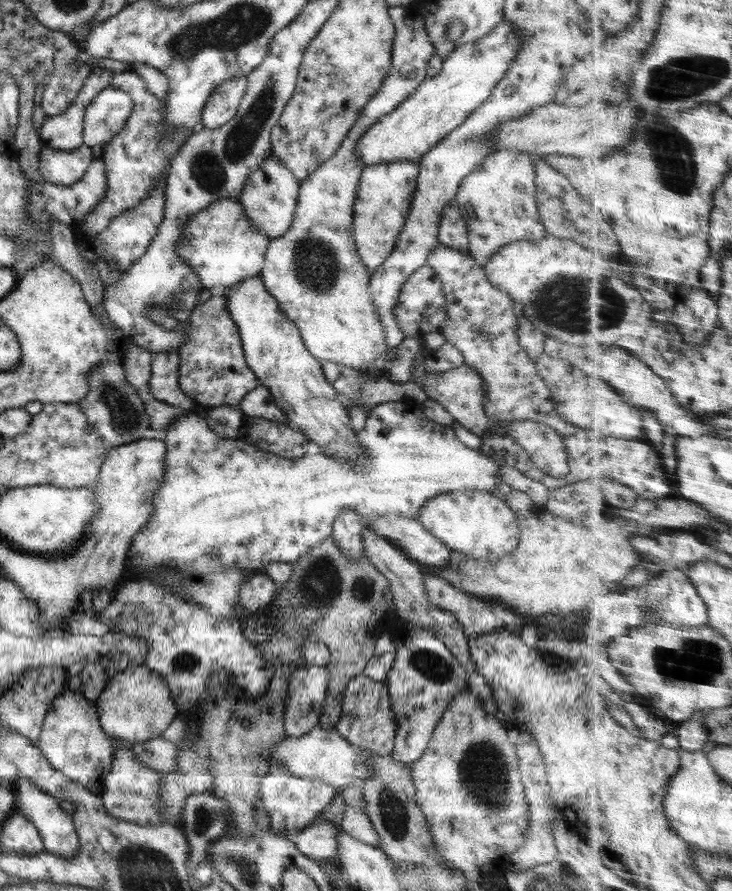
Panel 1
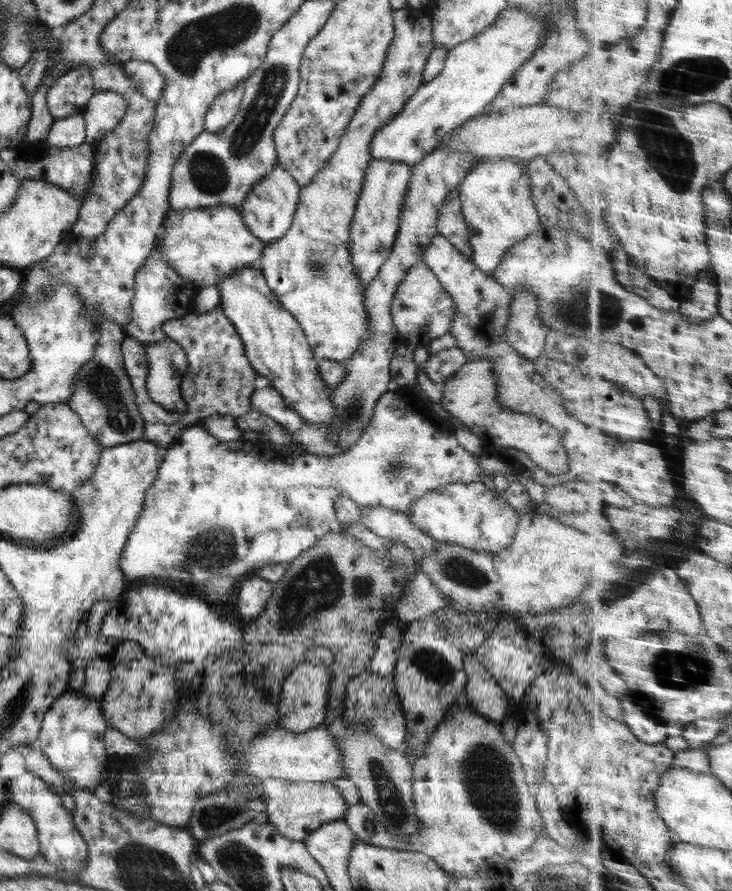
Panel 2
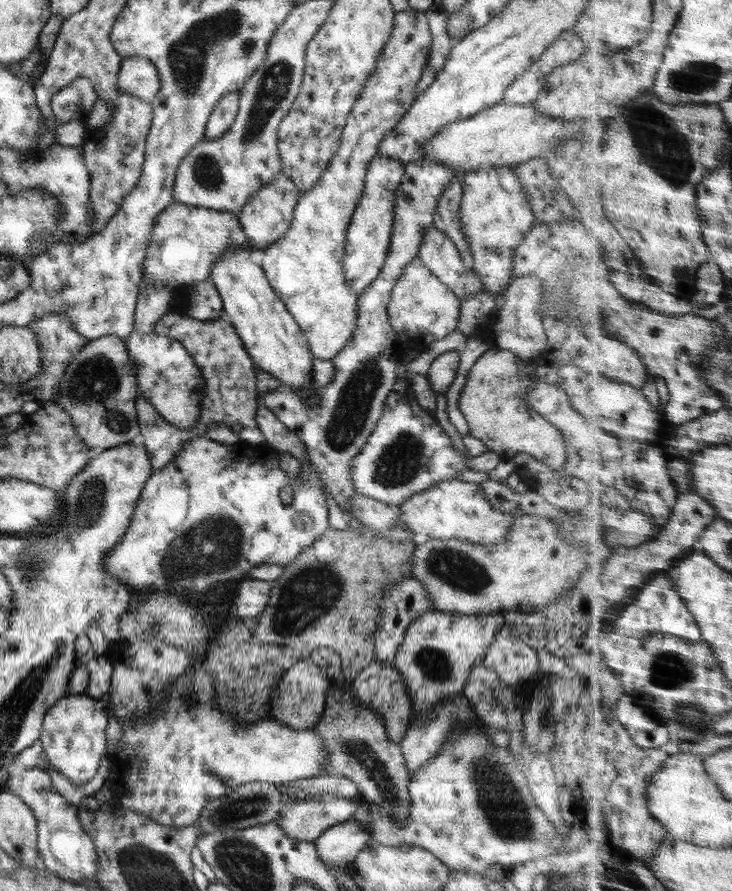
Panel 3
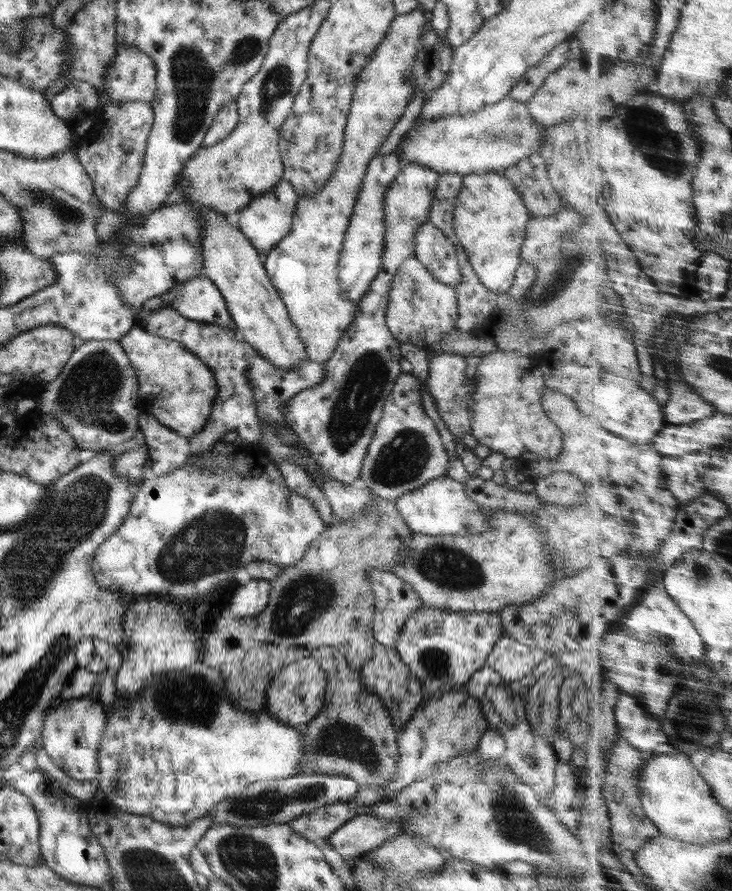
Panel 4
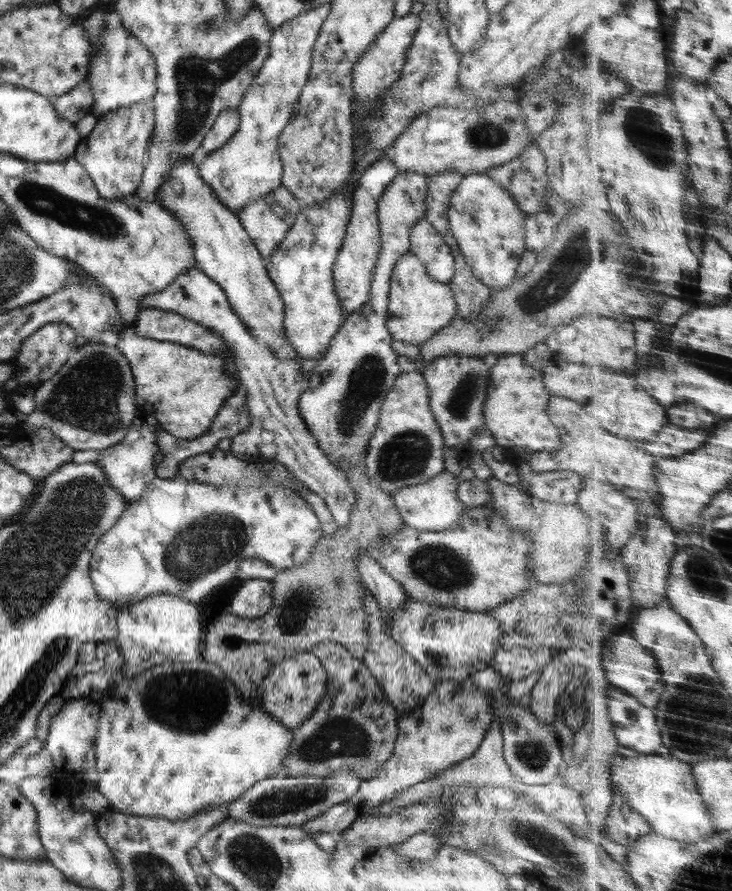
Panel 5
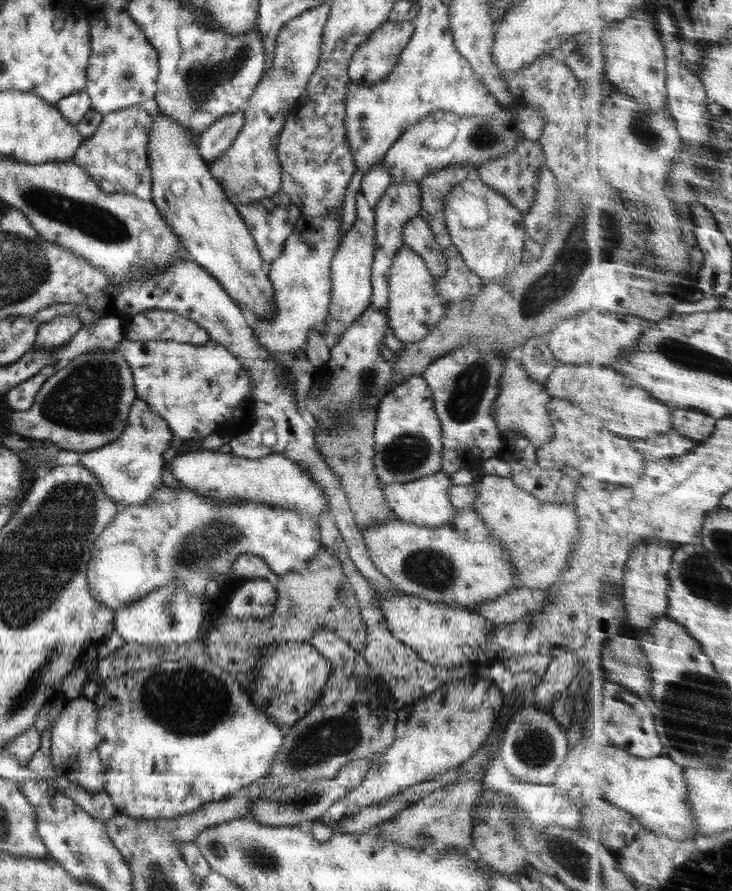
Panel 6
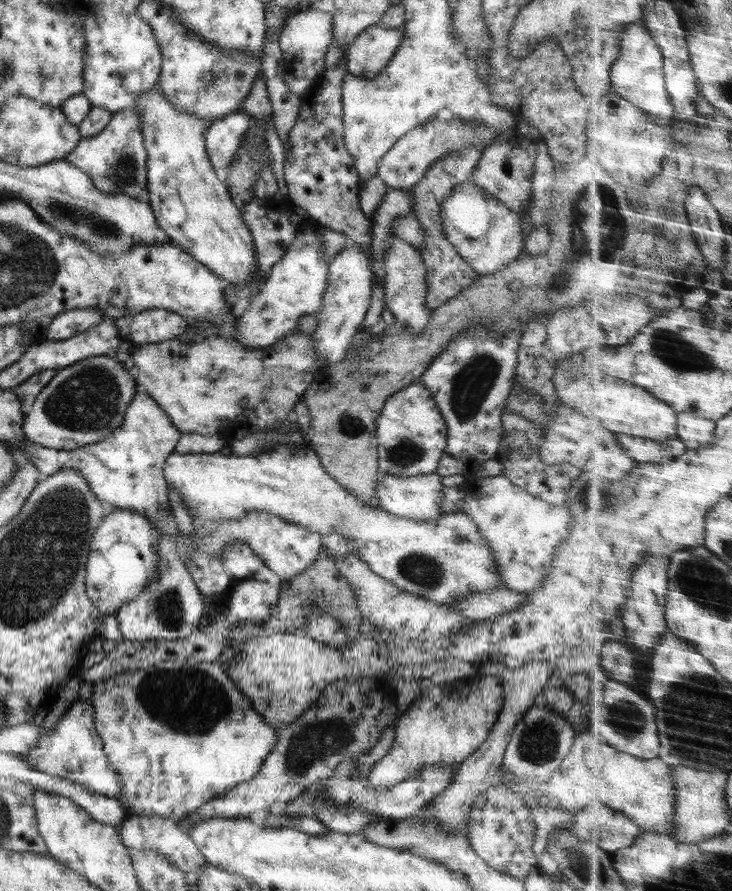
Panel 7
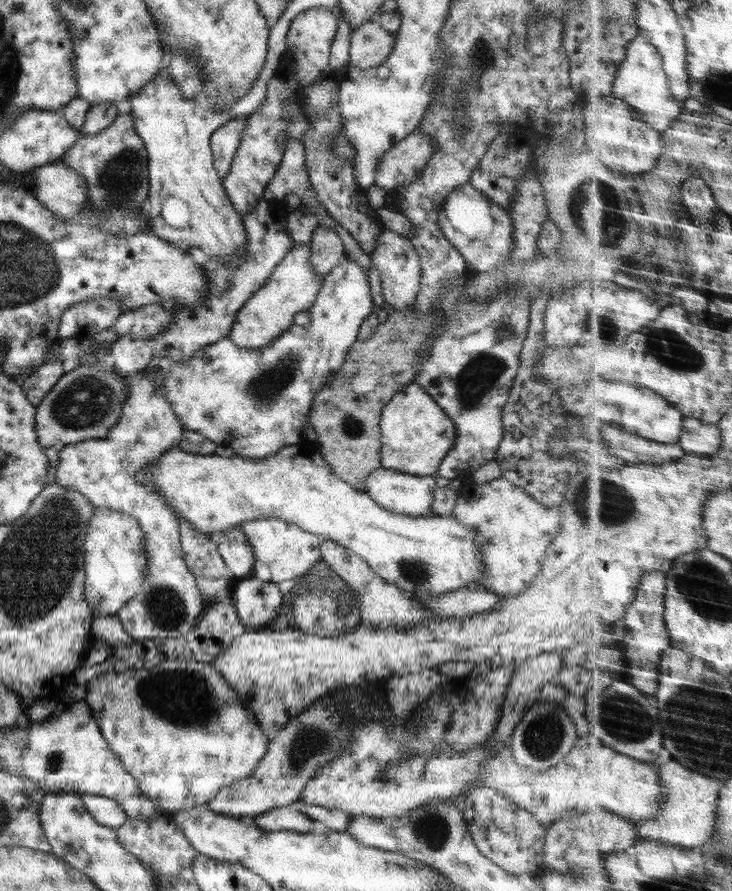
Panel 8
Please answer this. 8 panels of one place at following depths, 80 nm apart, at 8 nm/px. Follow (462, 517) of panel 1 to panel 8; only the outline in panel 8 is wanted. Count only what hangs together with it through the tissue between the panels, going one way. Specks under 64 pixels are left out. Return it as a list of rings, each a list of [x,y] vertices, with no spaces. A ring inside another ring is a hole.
[[[379,467],[365,477],[365,481],[363,481],[363,492],[375,504],[395,514],[410,517],[427,517],[430,514],[433,491],[436,488],[435,476],[413,476],[412,474],[395,472],[391,469]]]

